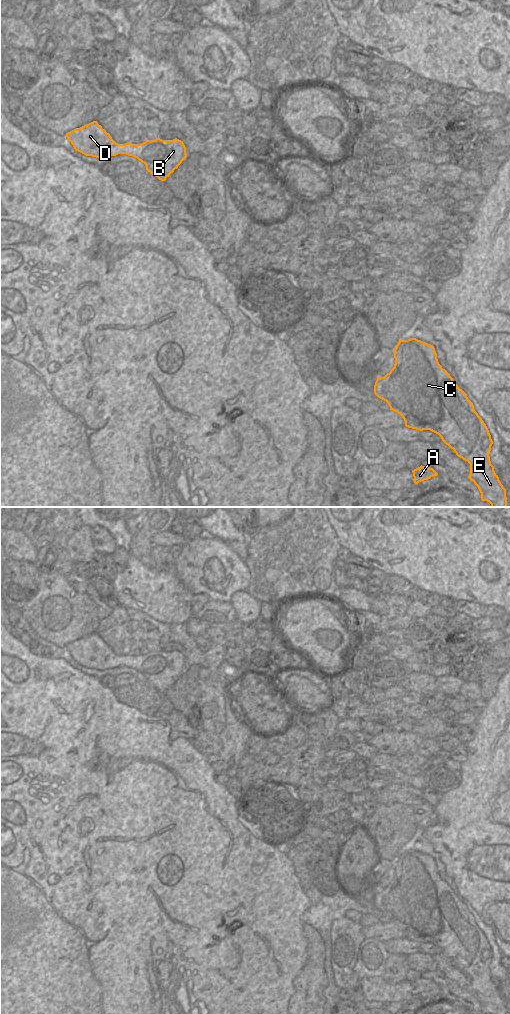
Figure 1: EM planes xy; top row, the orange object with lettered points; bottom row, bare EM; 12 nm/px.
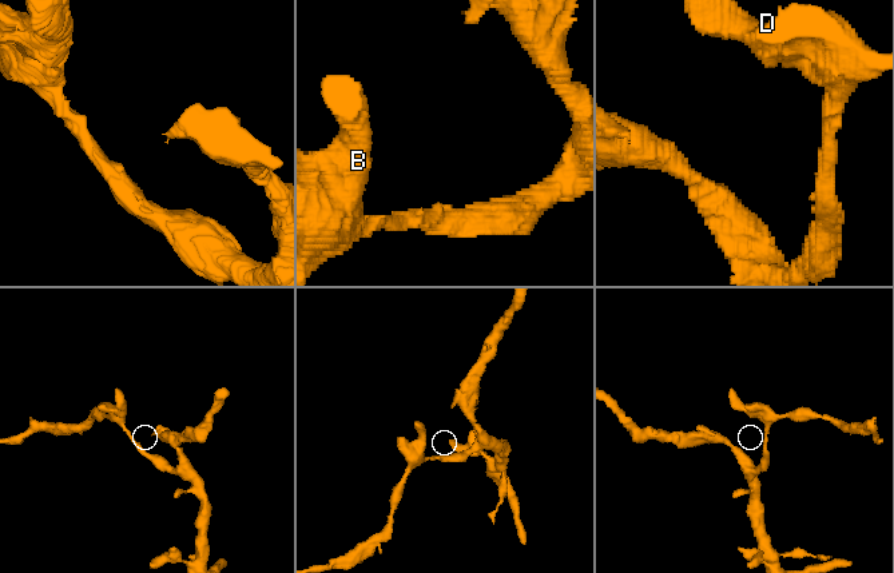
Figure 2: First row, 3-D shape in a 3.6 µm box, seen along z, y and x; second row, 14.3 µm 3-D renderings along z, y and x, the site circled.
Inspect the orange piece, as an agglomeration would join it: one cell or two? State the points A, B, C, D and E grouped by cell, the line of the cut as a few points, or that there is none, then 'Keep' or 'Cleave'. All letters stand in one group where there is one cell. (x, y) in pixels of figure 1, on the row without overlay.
Groups: A B C D E. No split. Keep

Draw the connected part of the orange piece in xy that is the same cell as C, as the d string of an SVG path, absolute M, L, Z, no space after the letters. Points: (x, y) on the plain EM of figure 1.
M400 850L394 870L395 876L390 884L384 889L377 888L374 906L386 913L390 922L402 928L406 939L438 946L458 969L467 973L470 976L468 990L478 999L482 1013L507 1014L506 1001L490 973L493 953L489 942L467 906L439 876L434 858L416 850Z

